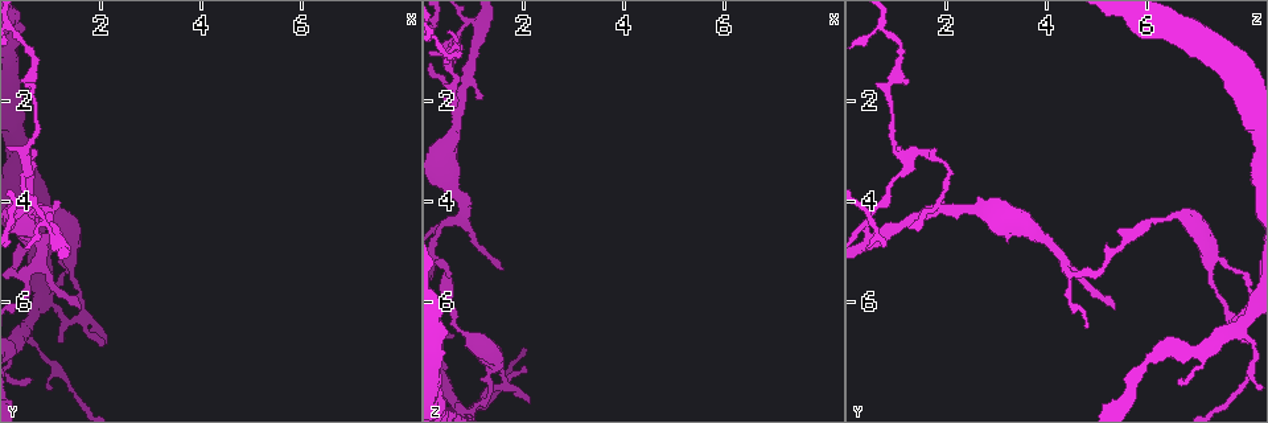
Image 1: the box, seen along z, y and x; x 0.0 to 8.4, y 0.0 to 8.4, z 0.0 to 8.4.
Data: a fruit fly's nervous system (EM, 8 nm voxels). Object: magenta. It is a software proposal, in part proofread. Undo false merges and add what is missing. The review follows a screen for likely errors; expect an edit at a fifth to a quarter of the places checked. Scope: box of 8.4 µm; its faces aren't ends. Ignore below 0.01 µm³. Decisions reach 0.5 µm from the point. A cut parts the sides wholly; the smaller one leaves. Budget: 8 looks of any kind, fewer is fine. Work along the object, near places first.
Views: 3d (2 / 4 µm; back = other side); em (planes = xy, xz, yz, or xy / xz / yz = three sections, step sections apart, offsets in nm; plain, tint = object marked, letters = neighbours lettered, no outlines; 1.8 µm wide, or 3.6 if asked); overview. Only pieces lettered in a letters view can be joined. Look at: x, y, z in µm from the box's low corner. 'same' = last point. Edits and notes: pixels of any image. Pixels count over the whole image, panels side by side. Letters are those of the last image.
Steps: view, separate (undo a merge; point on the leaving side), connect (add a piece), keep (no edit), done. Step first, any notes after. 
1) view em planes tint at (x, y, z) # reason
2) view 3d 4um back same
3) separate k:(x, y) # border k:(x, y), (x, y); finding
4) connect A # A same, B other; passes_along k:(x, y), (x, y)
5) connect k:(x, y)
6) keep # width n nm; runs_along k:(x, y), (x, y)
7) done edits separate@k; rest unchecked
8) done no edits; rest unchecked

view 3d 4um at (0.85, 4.30, 6.60) # thick turns thin

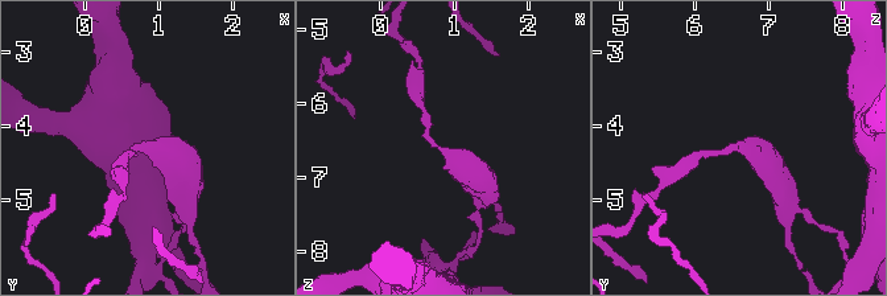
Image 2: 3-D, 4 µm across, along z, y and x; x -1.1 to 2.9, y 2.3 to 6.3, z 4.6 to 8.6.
view em yz step 8 tint at (0.85, 4.25, 6.65)

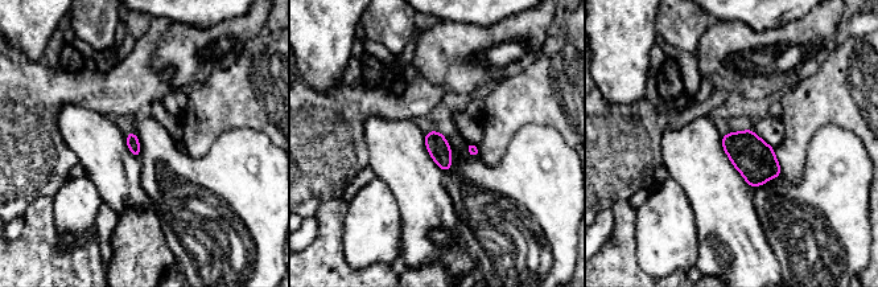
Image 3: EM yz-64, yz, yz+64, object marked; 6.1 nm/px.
view em planes letters same

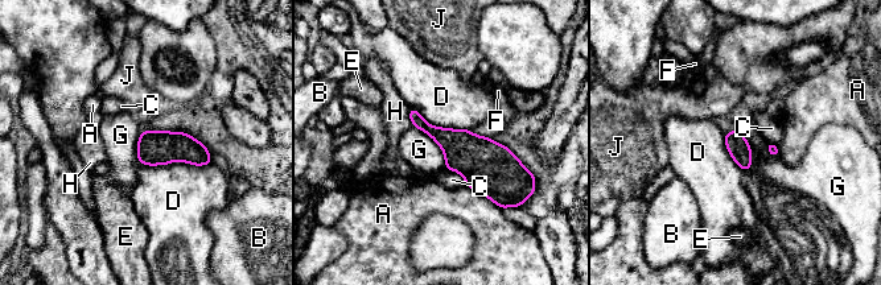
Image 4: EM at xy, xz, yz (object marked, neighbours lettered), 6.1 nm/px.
keep # width 130 nm; longest_contact D 440 nm; A other, B other, C other, D other, E other, F other, G other, H other, J other; all the same neuron

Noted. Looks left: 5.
view em planes tint at (1.10, 4.70, 0.55) # sharp bend

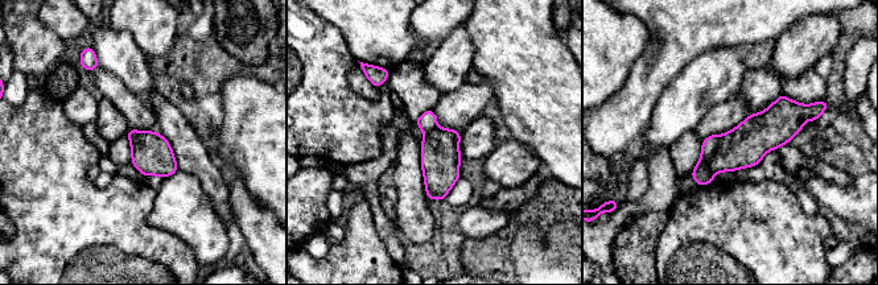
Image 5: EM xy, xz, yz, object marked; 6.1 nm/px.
view em planes letters same

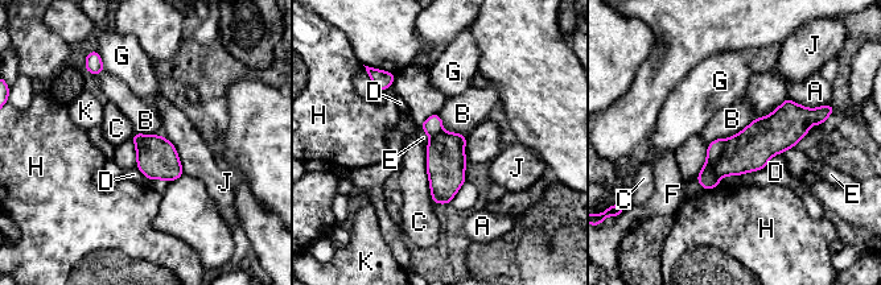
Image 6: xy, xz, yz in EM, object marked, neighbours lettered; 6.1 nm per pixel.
separate 6:(749, 151) # width 240 nm; A other, B other, C other, D other, E other, F other, G other, H other, J other, K other; border 6:(728, 140), (713, 170), (719, 181); a second neuron is stuck on

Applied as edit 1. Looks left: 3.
done edits separate@6; rest unchecked

